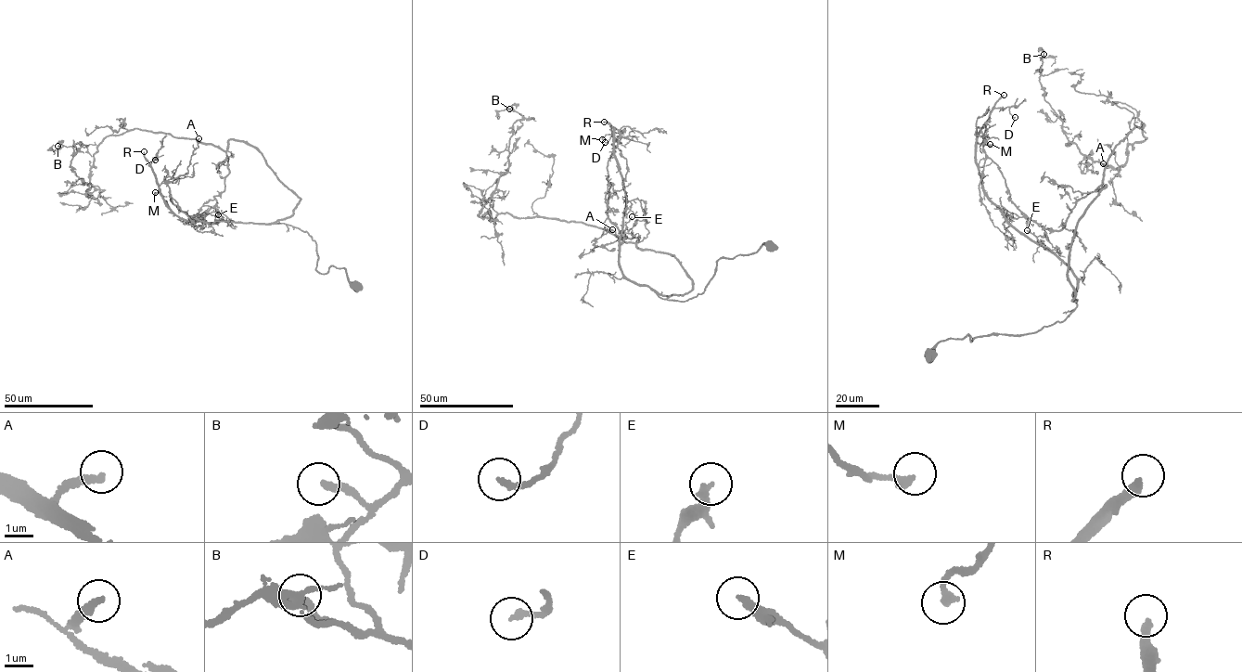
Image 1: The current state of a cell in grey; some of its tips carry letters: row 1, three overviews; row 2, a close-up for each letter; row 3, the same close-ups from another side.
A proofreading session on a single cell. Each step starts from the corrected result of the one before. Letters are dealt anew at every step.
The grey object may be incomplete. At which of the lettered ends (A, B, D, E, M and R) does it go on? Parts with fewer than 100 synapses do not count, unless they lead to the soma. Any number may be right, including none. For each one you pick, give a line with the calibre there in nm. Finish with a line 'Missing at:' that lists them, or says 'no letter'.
A: calibre 260 nm
R: calibre 320 nm
Missing at: A, R

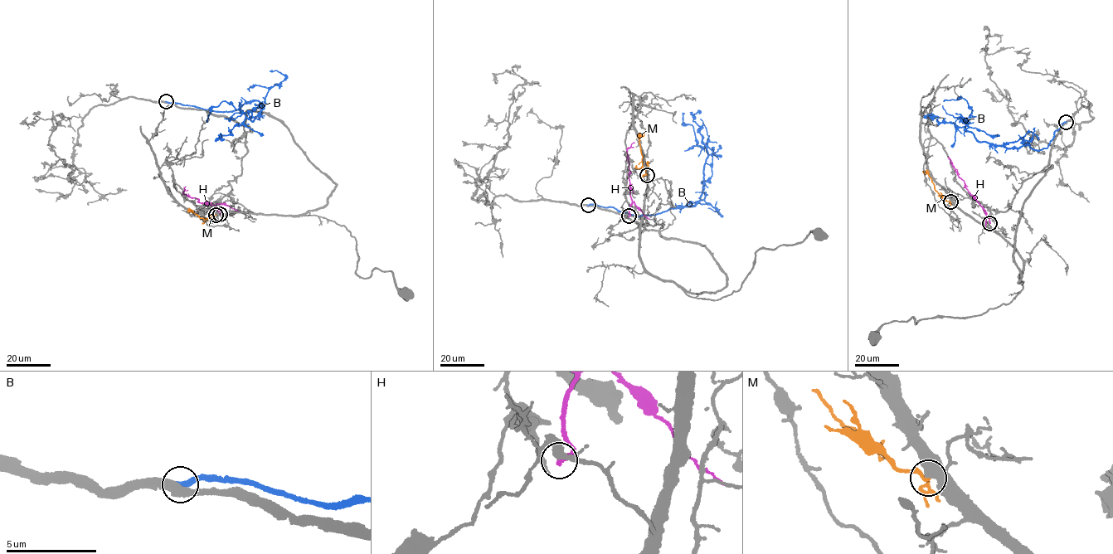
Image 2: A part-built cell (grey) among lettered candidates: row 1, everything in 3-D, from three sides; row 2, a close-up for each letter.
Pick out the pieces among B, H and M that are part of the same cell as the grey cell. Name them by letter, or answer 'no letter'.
no letter

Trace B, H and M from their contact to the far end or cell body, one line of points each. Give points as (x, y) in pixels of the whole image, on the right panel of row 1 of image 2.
B: (1066, 121), (1046, 148), (1007, 148), (979, 142), (965, 129), (971, 111), (966, 100), (943, 101)
H: (989, 223), (988, 216), (964, 187), (964, 180), (959, 177), (948, 157)
M: (950, 201), (940, 196), (928, 174), (922, 171)

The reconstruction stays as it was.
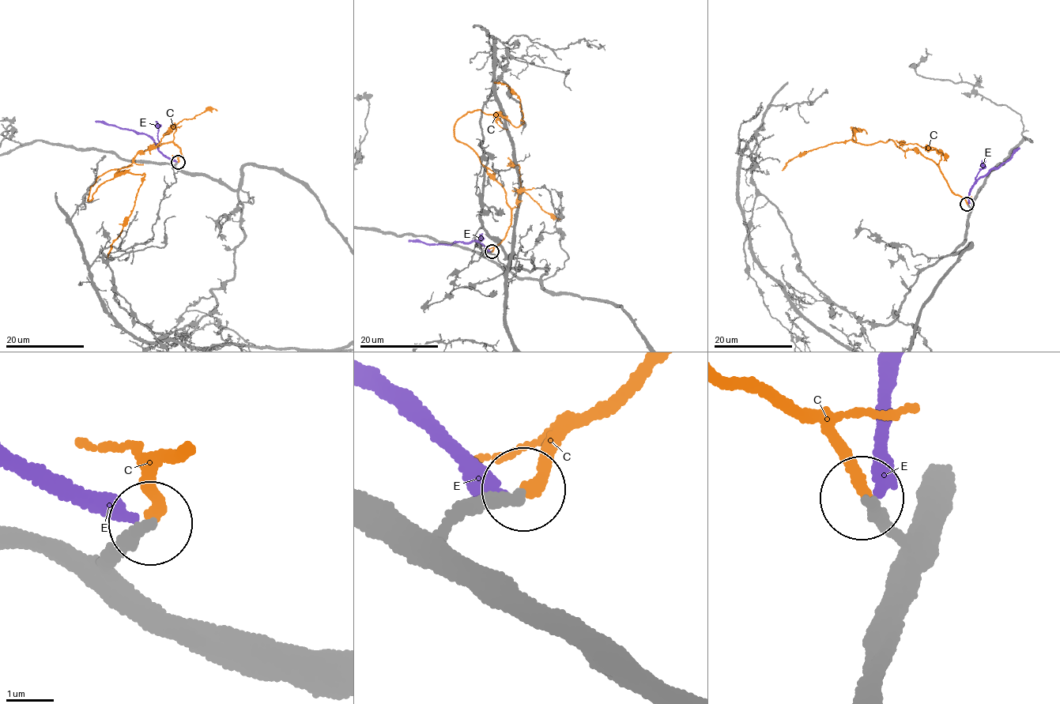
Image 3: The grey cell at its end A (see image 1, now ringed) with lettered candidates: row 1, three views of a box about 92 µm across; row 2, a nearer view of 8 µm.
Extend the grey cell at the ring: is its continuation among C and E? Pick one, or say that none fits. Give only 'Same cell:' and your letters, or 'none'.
Same cell: C

